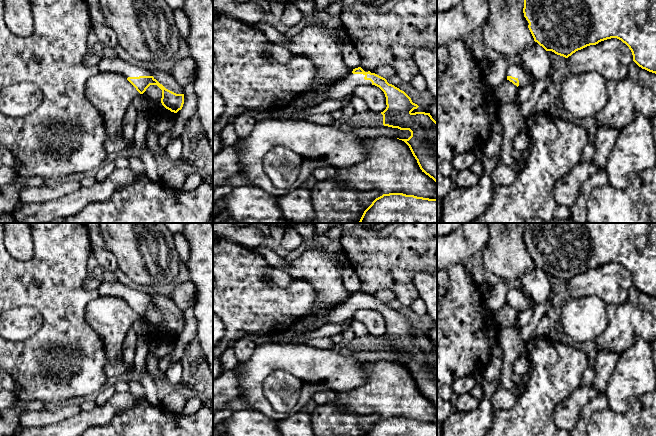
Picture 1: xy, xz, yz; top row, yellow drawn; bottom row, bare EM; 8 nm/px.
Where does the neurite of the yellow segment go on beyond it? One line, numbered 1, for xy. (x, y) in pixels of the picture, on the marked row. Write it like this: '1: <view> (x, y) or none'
1: xy (110, 63)

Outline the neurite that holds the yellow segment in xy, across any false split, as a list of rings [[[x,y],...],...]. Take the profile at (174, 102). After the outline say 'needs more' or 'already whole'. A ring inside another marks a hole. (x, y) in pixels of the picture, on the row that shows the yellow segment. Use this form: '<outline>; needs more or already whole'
[[[103,54],[97,66],[100,73],[116,73],[123,76],[140,94],[150,85],[157,85],[162,90],[162,105],[171,112],[177,113],[183,107],[184,94],[176,94],[166,89],[152,76],[148,68],[135,67],[114,54]]]; needs more

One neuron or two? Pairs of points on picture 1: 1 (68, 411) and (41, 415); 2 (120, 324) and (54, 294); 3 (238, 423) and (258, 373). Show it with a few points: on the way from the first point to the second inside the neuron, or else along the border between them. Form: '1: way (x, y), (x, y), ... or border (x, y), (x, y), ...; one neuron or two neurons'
1: way (61, 411), (48, 415); one neuron
2: border (99, 296), (85, 309), (85, 321), (94, 330); two neurons
3: border (249, 407), (269, 417); two neurons

